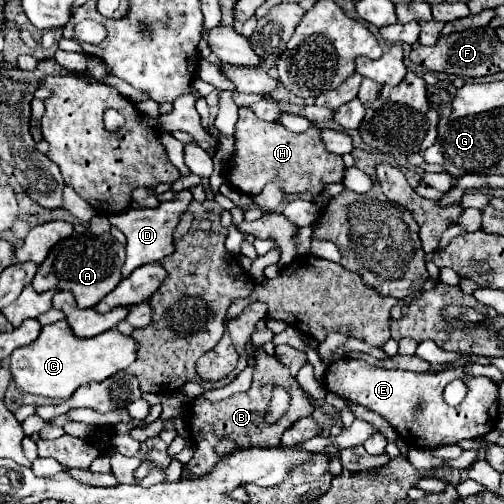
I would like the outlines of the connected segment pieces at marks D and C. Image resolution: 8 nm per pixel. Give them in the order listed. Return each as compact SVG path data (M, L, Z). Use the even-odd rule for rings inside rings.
M184 189L183 192L179 192L177 200L173 202L161 202L157 208L141 208L141 210L133 210L129 208L127 212L119 212L119 214L113 214L109 216L109 222L113 226L117 226L125 238L127 238L127 260L121 268L121 274L123 278L127 278L135 268L139 266L145 266L145 264L153 264L153 262L159 262L167 256L171 256L175 250L173 250L173 230L179 222L179 216L187 210L189 202L193 200L193 194L191 190Z
M65 320L43 326L35 342L17 348L11 356L11 376L15 388L25 394L39 394L47 398L71 398L79 386L91 382L103 382L119 370L125 370L135 362L135 342L129 336L119 334L117 330L107 330L101 336L93 338L75 338Z

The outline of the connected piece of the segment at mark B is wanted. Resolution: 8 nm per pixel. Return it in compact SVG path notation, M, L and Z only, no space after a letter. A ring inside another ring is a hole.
M263 350L257 352L257 364L255 364L255 372L253 372L253 386L251 390L243 392L243 394L235 394L227 400L221 402L209 402L203 396L195 398L191 402L191 420L189 420L189 432L191 432L191 440L195 444L195 454L193 458L183 466L183 470L187 470L187 480L197 478L199 474L209 474L211 468L221 462L223 458L215 452L215 446L223 440L229 438L235 442L237 450L247 450L247 448L277 448L281 434L299 418L311 416L313 414L313 406L307 400L307 394L301 390L301 386L297 384L297 380L289 374L289 370L275 358L275 356L267 356ZM281 380L281 386L285 390L289 390L291 394L291 406L289 410L283 414L283 418L277 424L267 424L263 422L263 412L267 408L269 396L271 396L271 388L275 382Z

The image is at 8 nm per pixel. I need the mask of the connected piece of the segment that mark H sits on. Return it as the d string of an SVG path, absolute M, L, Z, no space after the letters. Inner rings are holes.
M239 108L239 120L235 130L235 152L229 162L227 182L243 194L255 196L267 182L281 182L287 194L321 192L323 184L343 182L345 164L341 156L331 154L319 142L319 126L311 126L303 134L287 130L279 122L265 122L249 108Z

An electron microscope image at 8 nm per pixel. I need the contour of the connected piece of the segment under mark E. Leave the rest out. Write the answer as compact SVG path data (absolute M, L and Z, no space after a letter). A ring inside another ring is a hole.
M339 358L327 366L323 374L323 388L327 392L341 396L343 400L361 404L381 414L397 430L397 434L407 442L409 448L433 450L437 446L457 444L467 438L483 438L495 428L499 420L497 384L485 376L469 378L461 370L419 374L419 372L405 372L405 370L373 368L365 360ZM455 378L461 378L465 382L467 396L457 408L451 408L443 402L441 394L443 394L443 388ZM437 402L443 402L443 404L437 404ZM417 404L423 404L419 412L415 412Z

